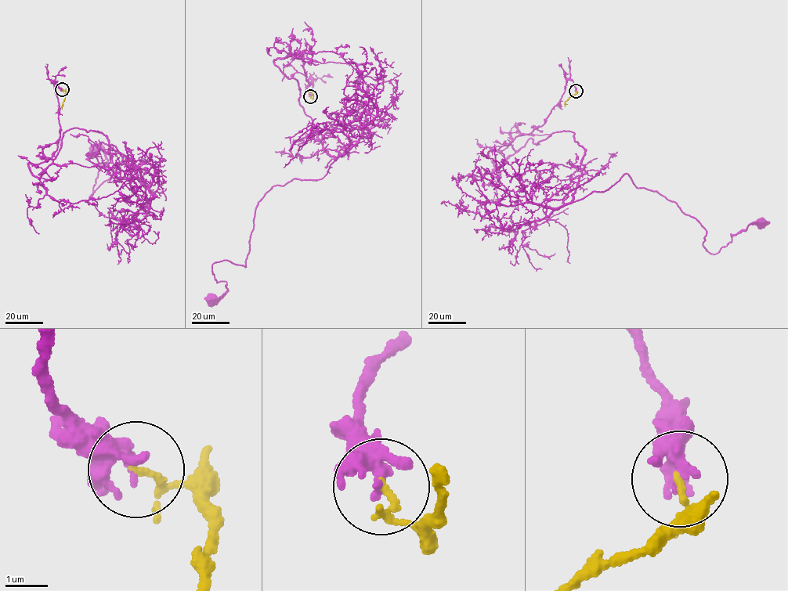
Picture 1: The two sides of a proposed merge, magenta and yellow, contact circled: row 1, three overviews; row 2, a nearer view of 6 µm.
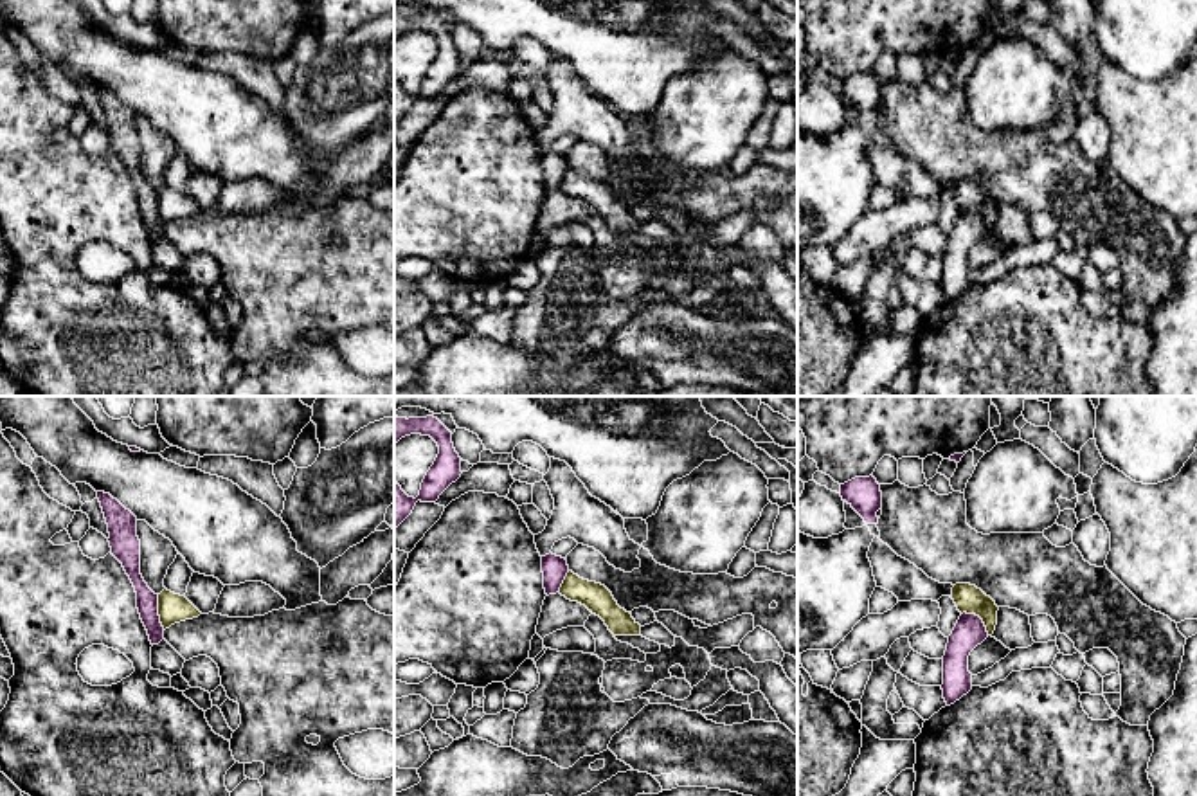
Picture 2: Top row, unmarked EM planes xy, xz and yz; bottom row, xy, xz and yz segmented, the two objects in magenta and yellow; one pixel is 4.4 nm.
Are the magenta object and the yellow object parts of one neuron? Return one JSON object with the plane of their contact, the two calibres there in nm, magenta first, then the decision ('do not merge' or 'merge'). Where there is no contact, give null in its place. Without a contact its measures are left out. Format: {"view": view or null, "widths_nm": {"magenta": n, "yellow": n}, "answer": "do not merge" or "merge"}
{"view": "yz", "widths_nm": {"magenta": 140, "yellow": 120}, "answer": "do not merge"}

